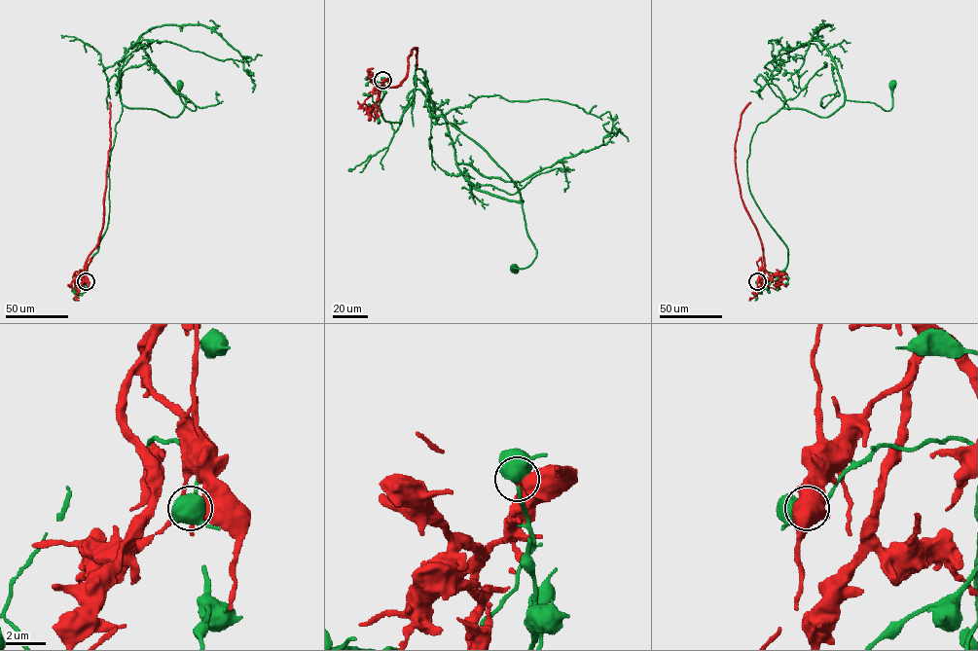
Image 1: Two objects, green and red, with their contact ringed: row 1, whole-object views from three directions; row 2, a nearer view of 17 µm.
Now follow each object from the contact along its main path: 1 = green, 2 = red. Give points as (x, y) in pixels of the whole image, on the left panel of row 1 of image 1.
1: (86, 281), (107, 228), (109, 160), (122, 107), (176, 117), (184, 97), (195, 111), (182, 102), (180, 84)
2: (86, 281), (84, 266), (96, 244), (102, 227), (110, 142), (109, 102)

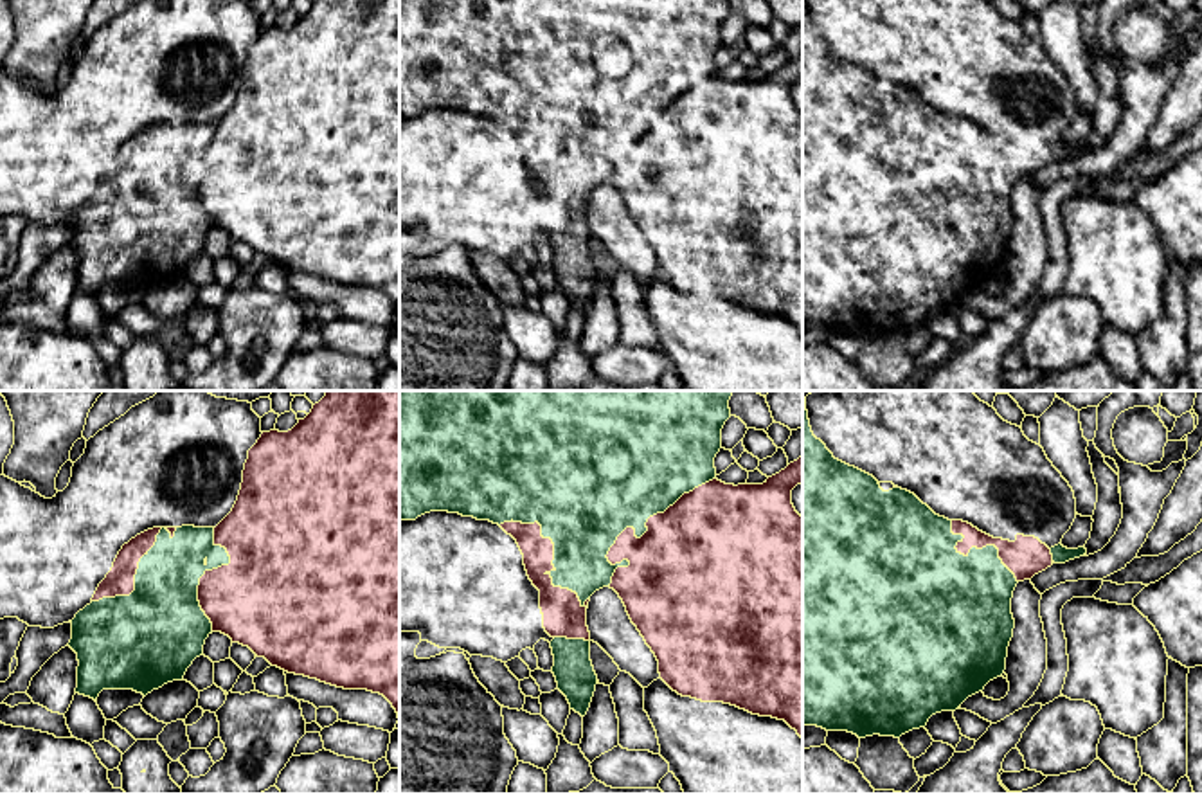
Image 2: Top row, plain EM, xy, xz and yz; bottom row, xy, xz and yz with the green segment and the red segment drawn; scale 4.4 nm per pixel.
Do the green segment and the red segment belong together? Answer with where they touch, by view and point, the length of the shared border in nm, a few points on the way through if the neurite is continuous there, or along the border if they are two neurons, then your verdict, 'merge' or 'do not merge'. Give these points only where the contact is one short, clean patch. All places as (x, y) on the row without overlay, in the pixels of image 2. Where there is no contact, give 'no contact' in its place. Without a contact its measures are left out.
meets green in xz at (645, 128); contact 700 nm long; do not merge

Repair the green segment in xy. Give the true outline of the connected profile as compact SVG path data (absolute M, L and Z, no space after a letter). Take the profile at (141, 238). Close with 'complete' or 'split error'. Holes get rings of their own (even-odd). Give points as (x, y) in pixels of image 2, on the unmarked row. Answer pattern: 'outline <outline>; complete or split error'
outline M182 122L173 131L162 124L155 142L139 158L135 187L130 193L92 198L70 218L72 236L68 243L79 257L76 290L97 297L103 286L133 286L146 293L167 279L184 277L193 257L203 252L205 236L212 230L212 220L198 198L200 175L207 167L229 160L227 146L214 140L214 124Z; complete

